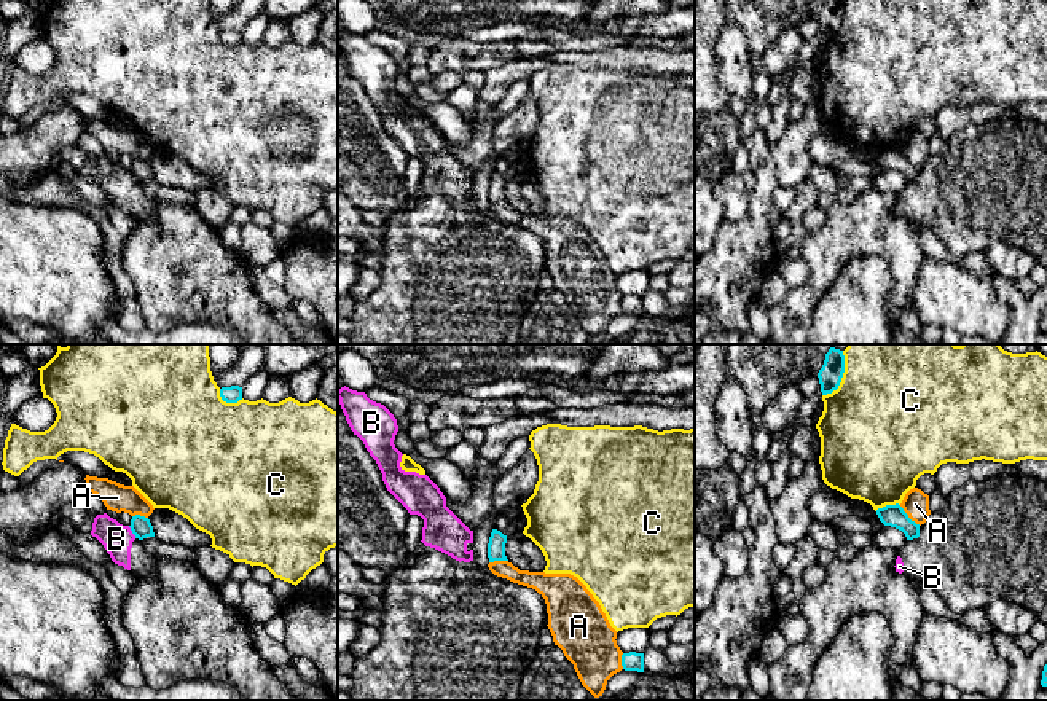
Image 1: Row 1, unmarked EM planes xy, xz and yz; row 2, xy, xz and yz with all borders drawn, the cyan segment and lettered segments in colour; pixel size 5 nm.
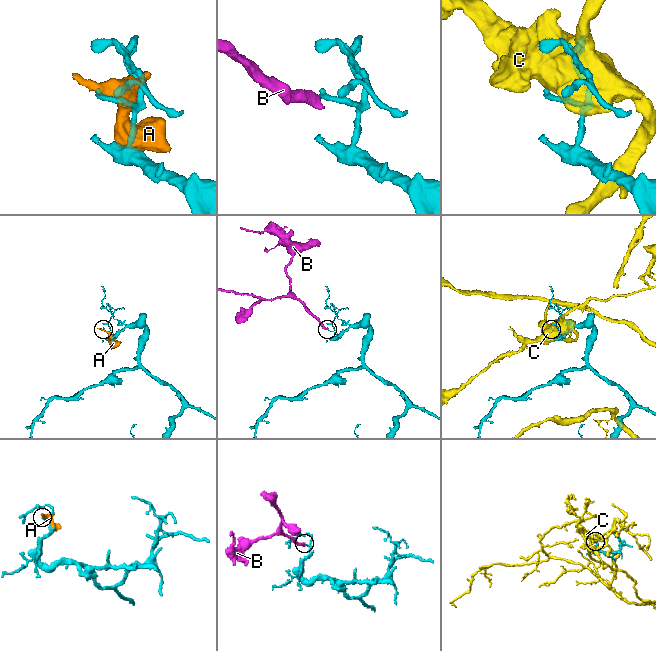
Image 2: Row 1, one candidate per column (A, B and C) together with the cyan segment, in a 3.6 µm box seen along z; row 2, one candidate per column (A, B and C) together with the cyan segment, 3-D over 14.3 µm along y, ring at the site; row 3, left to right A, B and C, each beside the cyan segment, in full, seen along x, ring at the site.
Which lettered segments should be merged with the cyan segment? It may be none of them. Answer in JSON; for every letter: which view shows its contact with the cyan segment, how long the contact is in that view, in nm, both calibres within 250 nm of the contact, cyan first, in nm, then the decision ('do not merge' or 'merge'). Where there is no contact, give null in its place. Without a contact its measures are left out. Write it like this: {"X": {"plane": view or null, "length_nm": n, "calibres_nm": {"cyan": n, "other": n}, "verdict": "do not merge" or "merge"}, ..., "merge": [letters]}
{"A": {"plane": "yz", "length_nm": 150, "calibres_nm": {"cyan": 110, "other": 140}, "verdict": "do not merge"}, "B": {"plane": "xy", "length_nm": 80, "calibres_nm": {"cyan": 110, "other": 160}, "verdict": "do not merge"}, "C": {"plane": "yz", "length_nm": 240, "calibres_nm": {"cyan": 120, "other": 480}, "verdict": "do not merge"}, "merge": []}

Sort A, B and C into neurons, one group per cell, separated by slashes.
A / B / C

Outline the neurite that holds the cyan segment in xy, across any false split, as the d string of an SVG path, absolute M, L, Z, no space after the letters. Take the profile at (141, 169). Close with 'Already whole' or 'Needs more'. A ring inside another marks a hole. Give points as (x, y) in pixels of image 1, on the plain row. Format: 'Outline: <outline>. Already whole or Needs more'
Outline: M135 158L131 163L131 174L135 182L143 183L147 180L155 180L153 169L148 161Z. Already whole

